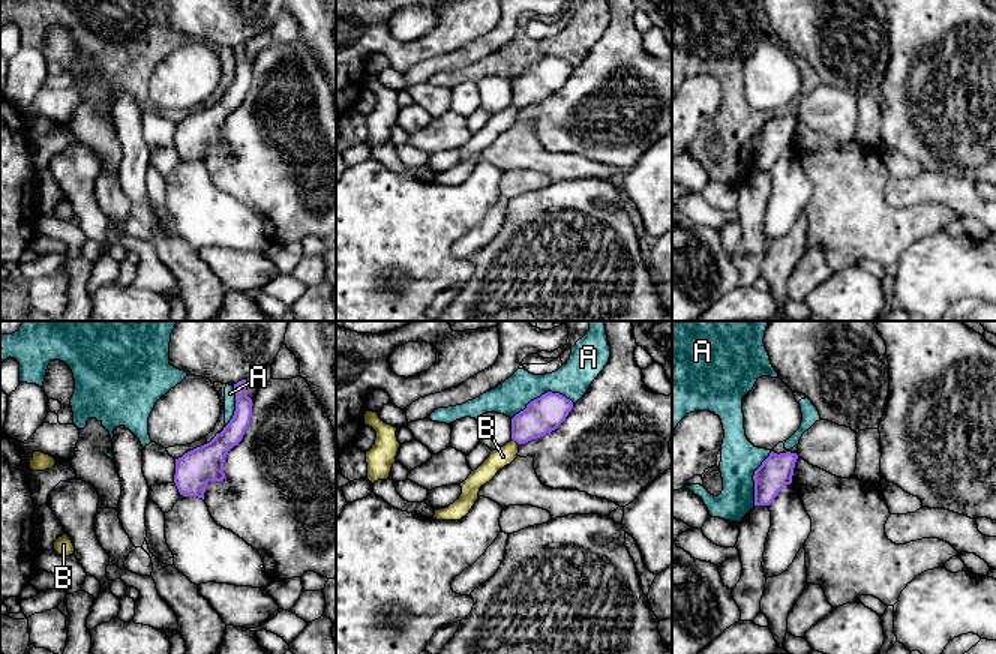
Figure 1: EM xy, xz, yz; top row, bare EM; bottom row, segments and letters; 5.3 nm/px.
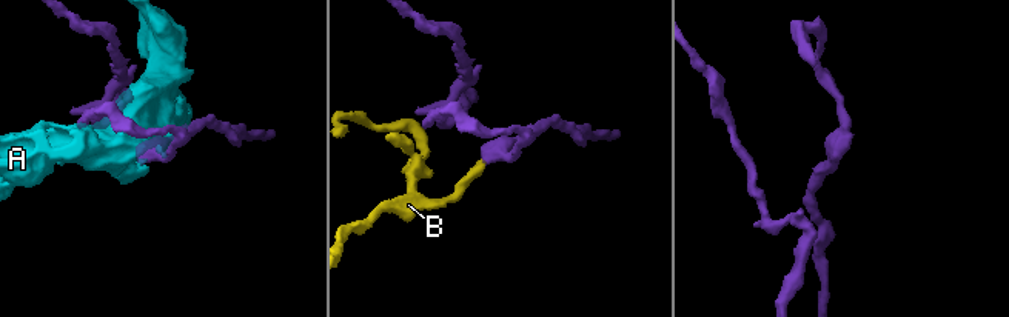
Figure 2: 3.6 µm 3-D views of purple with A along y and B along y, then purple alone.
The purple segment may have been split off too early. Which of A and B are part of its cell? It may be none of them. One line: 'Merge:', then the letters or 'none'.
Merge: none

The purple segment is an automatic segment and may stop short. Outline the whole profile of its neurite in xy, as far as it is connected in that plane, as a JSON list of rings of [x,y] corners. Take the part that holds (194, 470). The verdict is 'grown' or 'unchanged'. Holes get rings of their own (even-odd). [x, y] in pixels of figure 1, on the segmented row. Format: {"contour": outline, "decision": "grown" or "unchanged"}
{"contour": [[[246,380],[234,384],[234,390],[236,411],[224,430],[216,434],[210,442],[176,459],[174,483],[183,496],[204,500],[207,483],[225,478],[225,458],[242,441],[252,417],[252,399],[248,396]]], "decision": "unchanged"}

